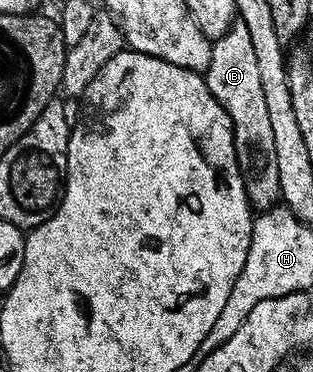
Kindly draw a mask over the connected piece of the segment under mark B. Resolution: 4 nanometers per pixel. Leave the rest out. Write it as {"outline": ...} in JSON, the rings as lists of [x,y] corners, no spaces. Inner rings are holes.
{"outline":[[[241,22],[230,25],[220,39],[213,41],[211,64],[205,73],[208,90],[224,106],[234,127],[236,158],[240,166],[246,196],[254,210],[269,210],[280,200],[280,169],[276,167],[276,138],[272,138],[272,122],[268,119],[268,106],[264,103],[264,89],[260,87],[260,74],[256,53],[248,26]]]}

